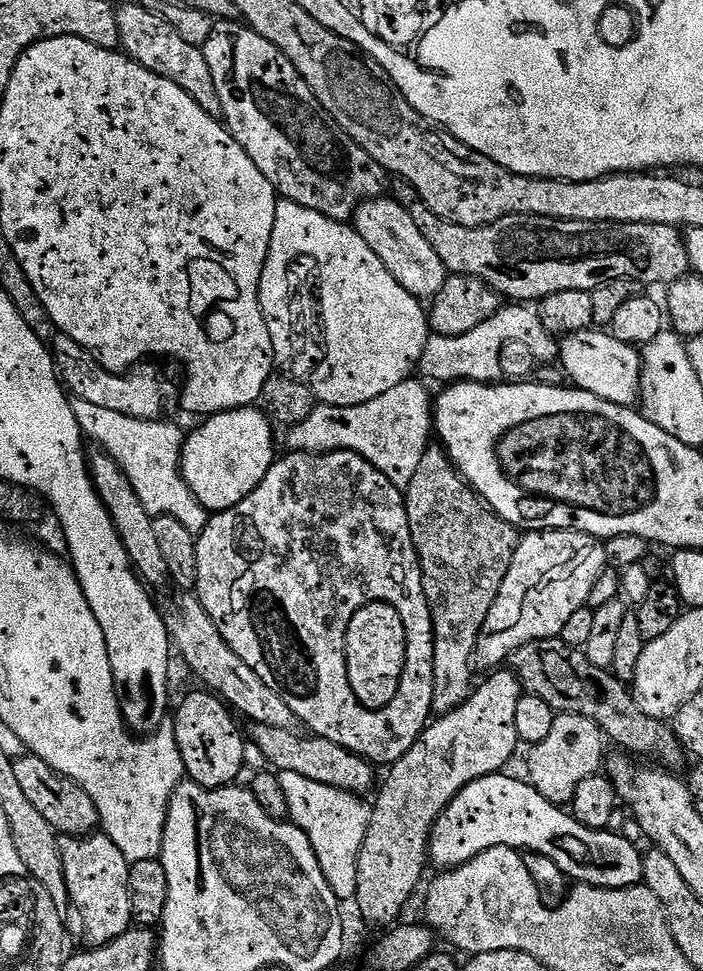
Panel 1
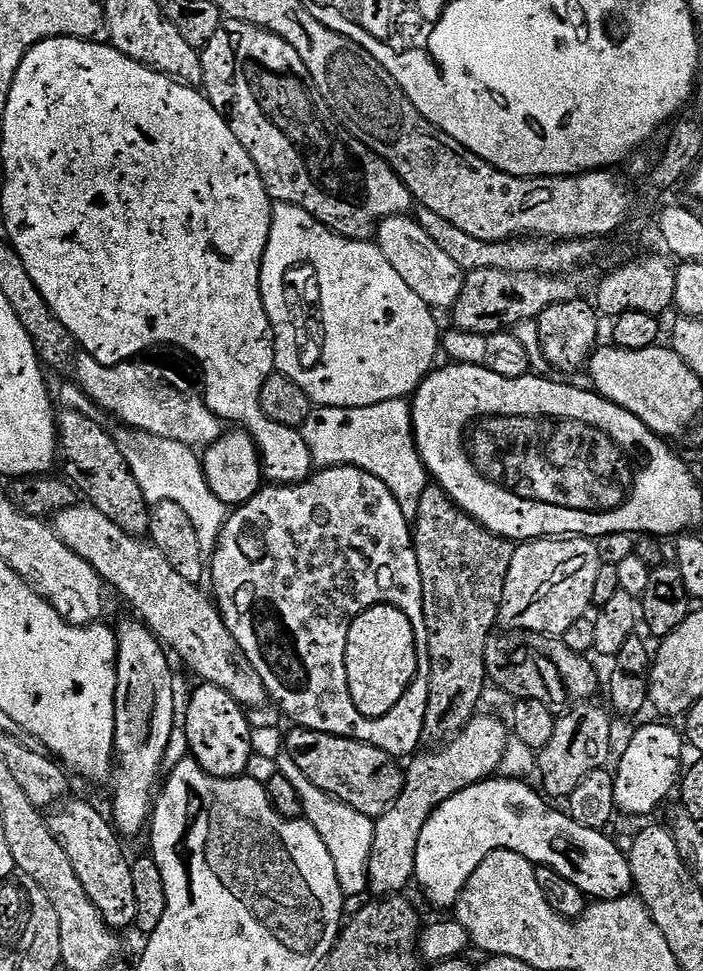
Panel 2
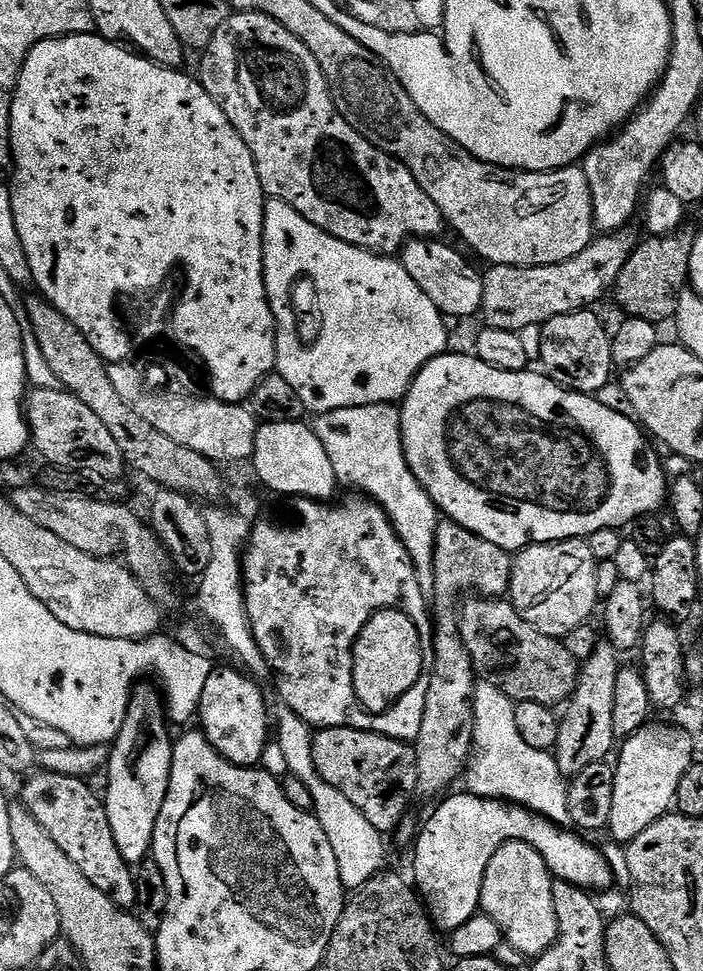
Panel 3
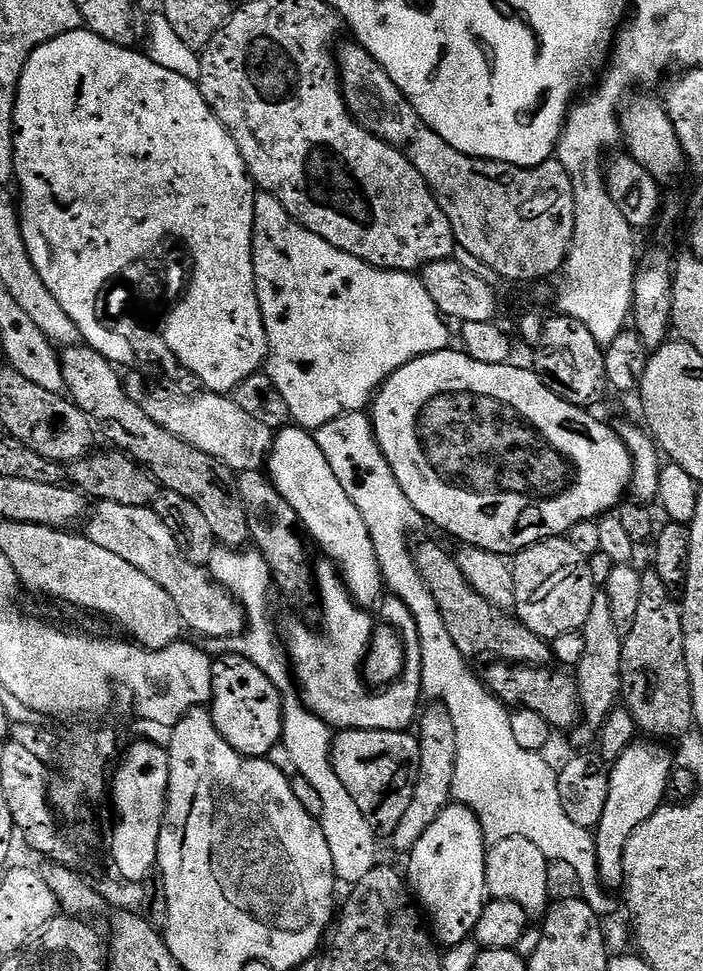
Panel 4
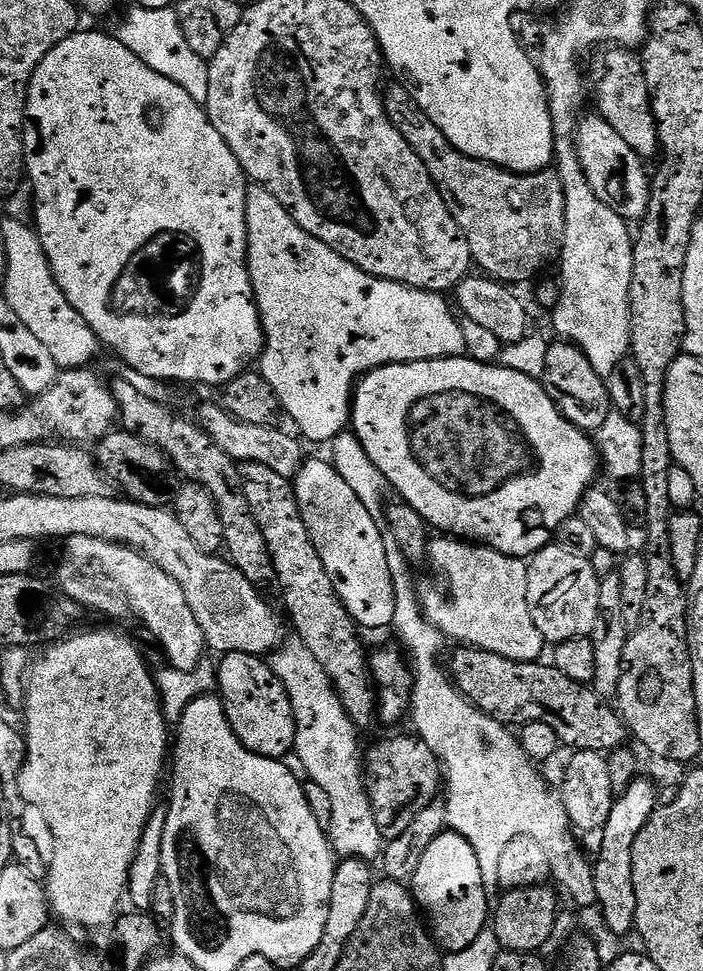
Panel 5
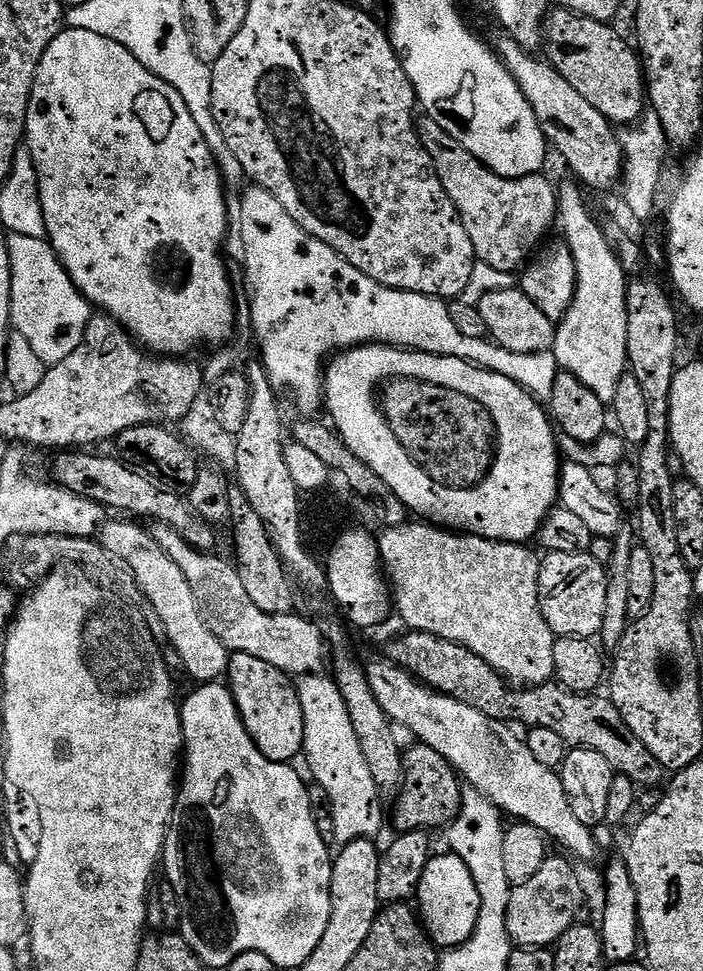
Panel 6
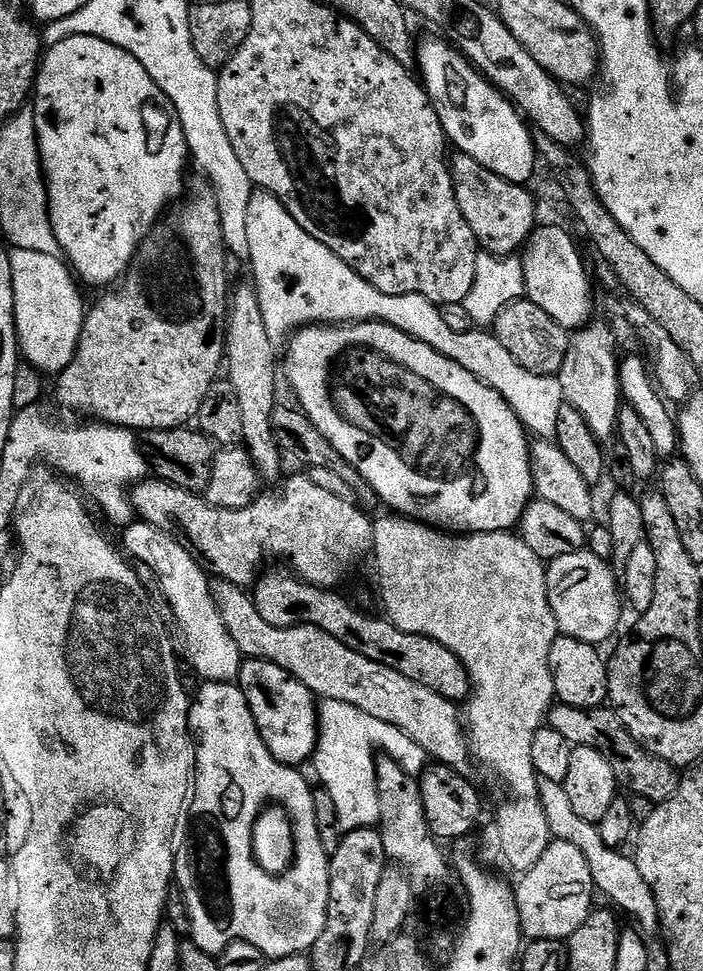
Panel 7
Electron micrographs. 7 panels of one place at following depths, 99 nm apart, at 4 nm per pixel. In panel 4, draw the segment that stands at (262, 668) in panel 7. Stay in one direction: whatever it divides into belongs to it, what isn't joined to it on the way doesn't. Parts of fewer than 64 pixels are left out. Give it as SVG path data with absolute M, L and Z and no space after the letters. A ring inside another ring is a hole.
M225 654L212 665L210 711L218 734L242 756L268 758L284 738L284 704L280 692L252 660Z

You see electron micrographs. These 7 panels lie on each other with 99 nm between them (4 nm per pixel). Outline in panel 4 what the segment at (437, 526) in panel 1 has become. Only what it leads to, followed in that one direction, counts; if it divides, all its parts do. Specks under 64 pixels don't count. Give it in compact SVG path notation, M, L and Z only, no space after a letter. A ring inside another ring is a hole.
M432 706L428 713L425 711L418 720L418 739L420 742L420 777L414 790L414 798L410 802L410 810L406 810L406 818L398 822L392 832L390 843L403 854L411 853L413 846L430 830L434 818L438 818L441 810L448 807L452 800L454 786L454 770L458 754L458 734L452 721L452 715L443 707Z

